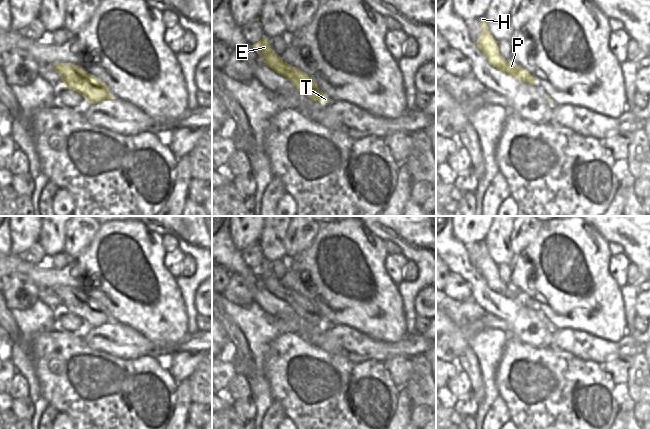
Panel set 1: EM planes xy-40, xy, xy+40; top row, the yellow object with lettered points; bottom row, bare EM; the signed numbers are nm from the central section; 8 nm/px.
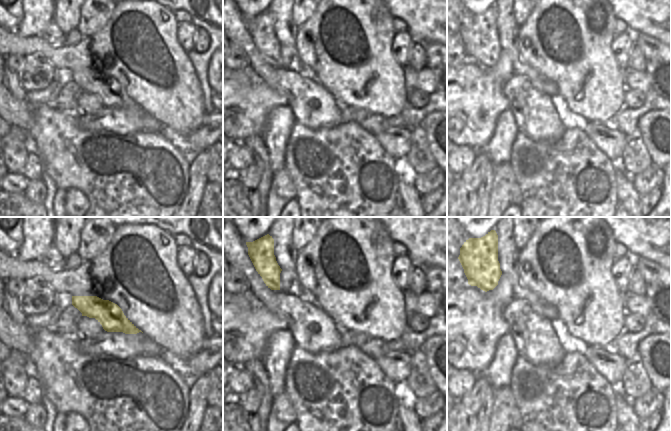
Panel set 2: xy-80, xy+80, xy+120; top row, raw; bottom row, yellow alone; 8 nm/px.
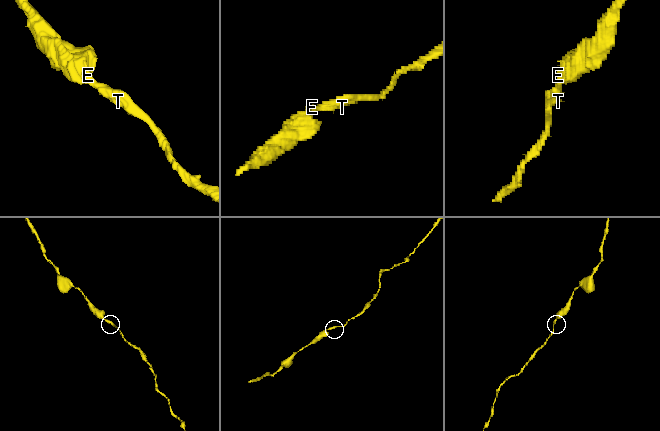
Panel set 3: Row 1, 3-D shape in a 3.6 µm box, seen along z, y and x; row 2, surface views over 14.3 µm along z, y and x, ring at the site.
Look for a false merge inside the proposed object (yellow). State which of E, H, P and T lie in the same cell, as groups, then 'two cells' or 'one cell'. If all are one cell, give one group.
groups E H P T; one cell

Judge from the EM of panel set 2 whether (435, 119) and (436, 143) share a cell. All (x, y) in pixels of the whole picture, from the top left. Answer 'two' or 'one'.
one

